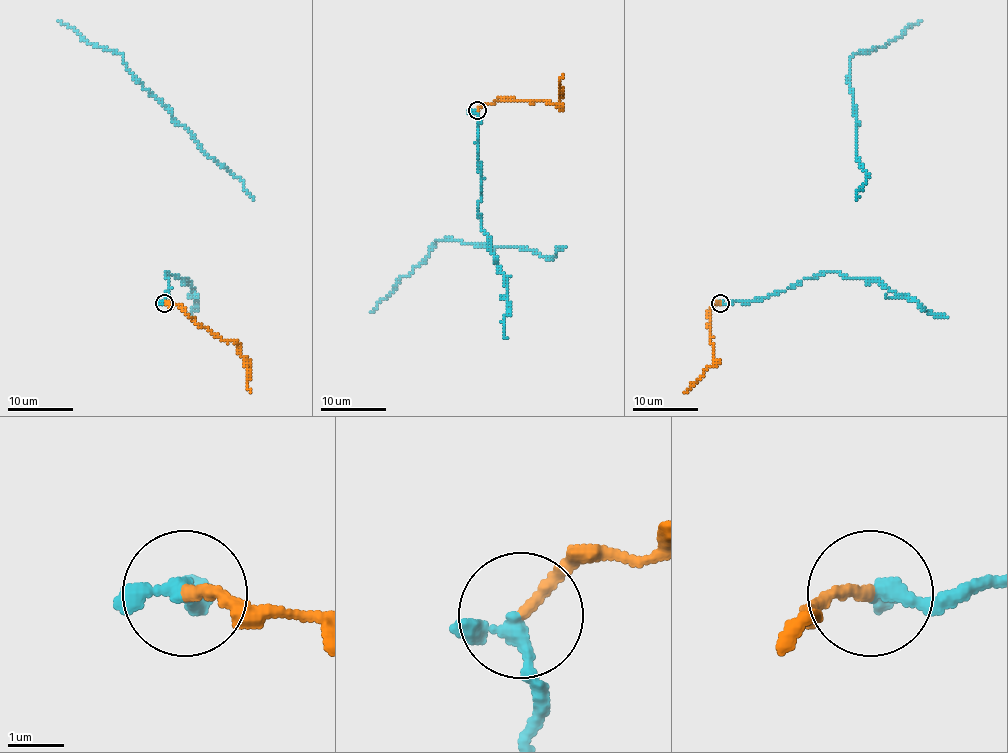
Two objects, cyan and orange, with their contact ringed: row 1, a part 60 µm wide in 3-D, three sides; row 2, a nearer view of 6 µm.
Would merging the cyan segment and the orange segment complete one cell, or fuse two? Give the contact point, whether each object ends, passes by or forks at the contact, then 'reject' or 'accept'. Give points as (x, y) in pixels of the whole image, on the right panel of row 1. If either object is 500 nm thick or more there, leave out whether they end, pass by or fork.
at (720, 303); cyan ends there; orange ends there; accept

